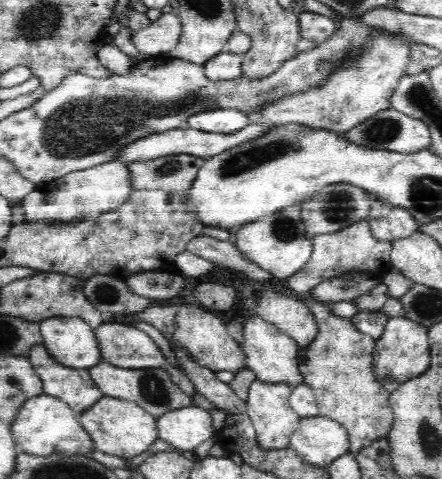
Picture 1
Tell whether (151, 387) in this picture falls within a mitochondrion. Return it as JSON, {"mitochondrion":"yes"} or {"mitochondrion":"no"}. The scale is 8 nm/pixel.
{"mitochondrion":"yes"}

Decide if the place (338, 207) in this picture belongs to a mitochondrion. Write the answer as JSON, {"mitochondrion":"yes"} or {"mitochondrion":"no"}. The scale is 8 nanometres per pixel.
{"mitochondrion":"yes"}

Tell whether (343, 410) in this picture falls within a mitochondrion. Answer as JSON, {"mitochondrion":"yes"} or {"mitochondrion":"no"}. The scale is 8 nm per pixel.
{"mitochondrion":"no"}

